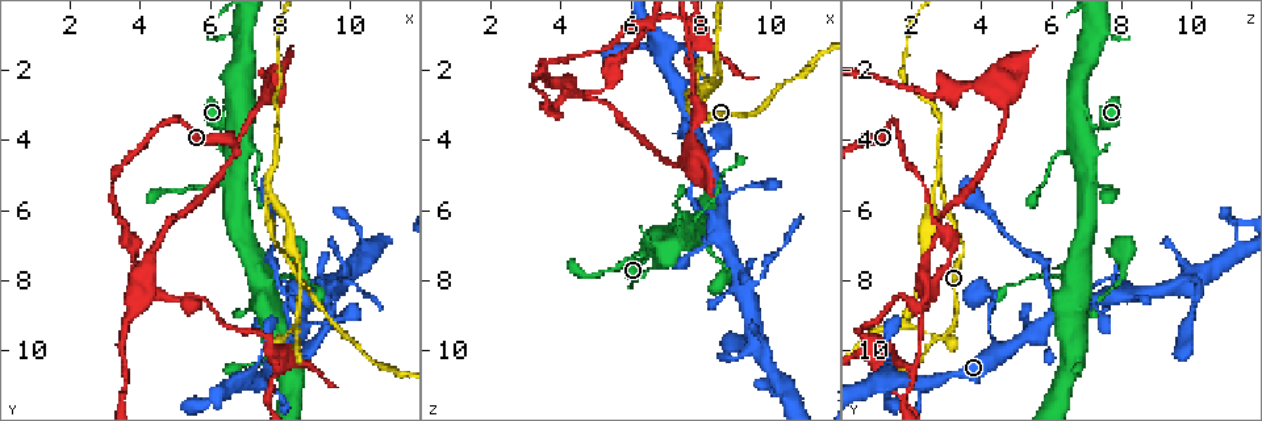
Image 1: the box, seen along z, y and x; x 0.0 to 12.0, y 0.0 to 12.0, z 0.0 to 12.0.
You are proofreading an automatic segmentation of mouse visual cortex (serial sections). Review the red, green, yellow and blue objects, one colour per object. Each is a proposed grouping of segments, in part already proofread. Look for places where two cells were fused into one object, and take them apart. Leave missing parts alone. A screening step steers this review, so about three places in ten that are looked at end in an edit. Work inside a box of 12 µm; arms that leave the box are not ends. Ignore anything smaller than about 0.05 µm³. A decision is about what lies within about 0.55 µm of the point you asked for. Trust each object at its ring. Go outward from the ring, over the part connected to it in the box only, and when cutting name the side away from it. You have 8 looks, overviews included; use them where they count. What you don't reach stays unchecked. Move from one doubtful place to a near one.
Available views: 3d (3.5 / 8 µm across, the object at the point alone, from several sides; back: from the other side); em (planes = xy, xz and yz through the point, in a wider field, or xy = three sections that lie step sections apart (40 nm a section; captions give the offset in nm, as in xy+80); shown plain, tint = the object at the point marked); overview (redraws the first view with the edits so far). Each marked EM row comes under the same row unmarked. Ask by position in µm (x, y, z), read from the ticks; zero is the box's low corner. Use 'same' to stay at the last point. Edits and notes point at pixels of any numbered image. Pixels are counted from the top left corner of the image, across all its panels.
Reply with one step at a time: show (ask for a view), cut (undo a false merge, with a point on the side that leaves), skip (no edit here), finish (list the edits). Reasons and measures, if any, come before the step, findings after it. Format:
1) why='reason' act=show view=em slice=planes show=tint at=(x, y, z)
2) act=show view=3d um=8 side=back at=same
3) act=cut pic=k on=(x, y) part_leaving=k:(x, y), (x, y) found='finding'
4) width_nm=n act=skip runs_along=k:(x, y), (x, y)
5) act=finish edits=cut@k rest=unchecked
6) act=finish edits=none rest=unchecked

why='calibre changes' act=show view=em slice=planes show=tint at=(6.6, 3.7, 7.0)

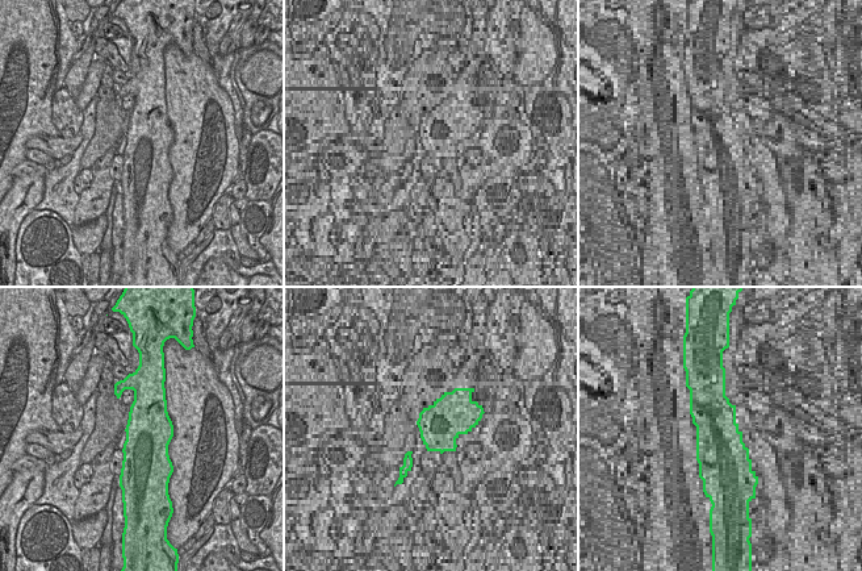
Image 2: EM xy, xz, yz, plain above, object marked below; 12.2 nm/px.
act=show view=3d um=3.5 at=same

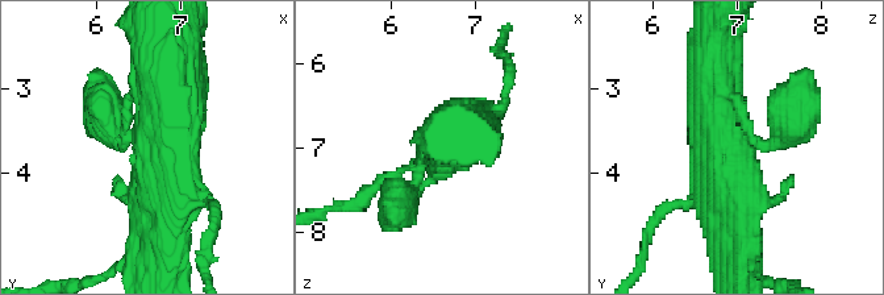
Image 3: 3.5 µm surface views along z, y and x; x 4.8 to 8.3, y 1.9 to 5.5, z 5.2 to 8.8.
act=skip runs_along=3:(785, 132), (732, 157), (741, 258) found='continuous, no second cell'

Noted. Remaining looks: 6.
why='abrupt turn' act=show view=3d um=8 at=(8.0, 8.9, 6.8)

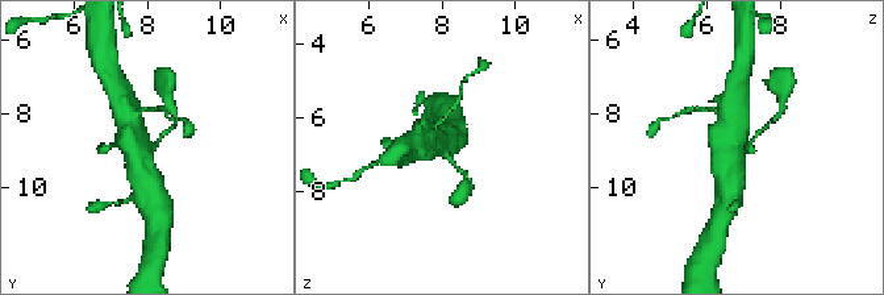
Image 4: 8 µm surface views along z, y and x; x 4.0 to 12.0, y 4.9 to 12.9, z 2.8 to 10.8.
act=show view=em slice=xy step=5 show=tint at=(8.0, 8.9, 6.8)

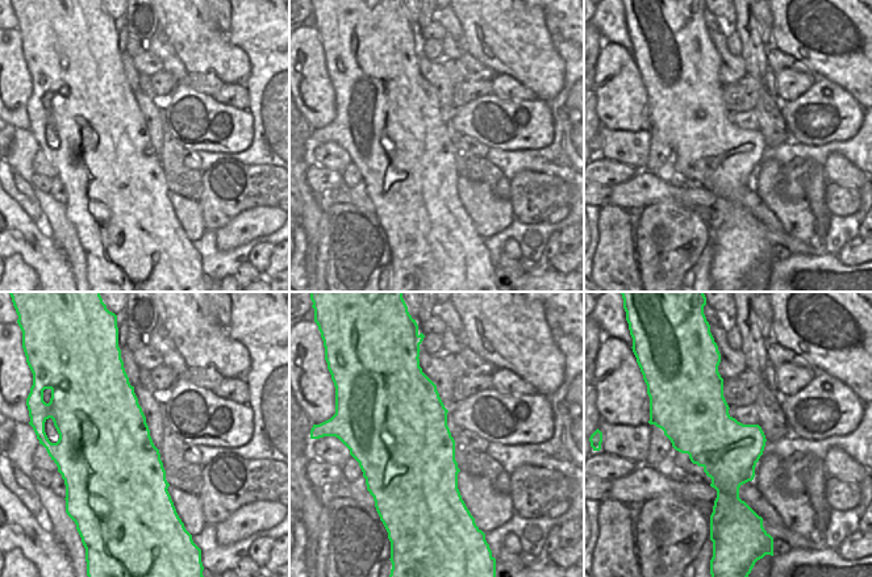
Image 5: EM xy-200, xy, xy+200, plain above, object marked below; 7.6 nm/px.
width_nm=750 act=skip runs_along=4:(121, 99), (144, 171) found='all the same cell'

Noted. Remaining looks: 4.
why='four-way junction' act=show view=em slice=xy step=1 show=tint at=(4.0, 8.0, 2.6)

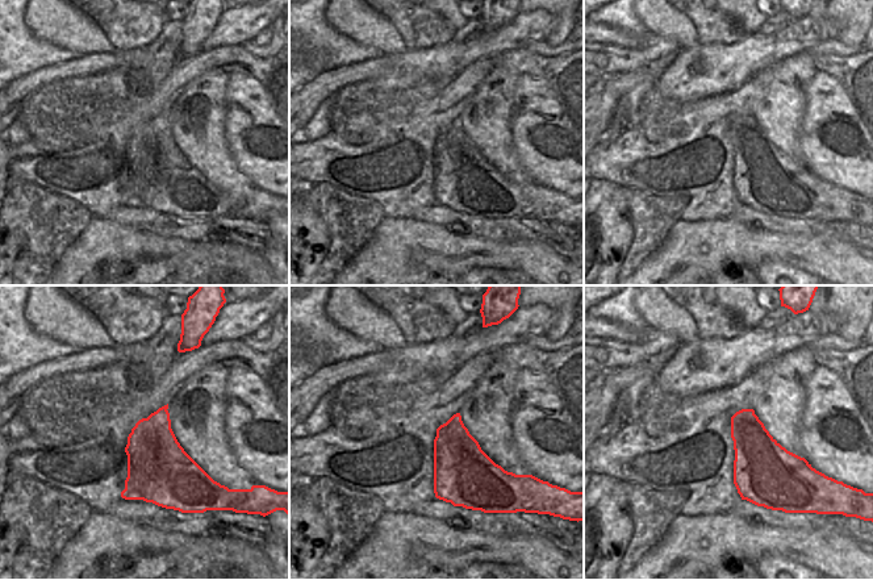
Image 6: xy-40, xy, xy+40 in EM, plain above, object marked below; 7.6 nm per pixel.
act=show view=3d um=3.5 at=same

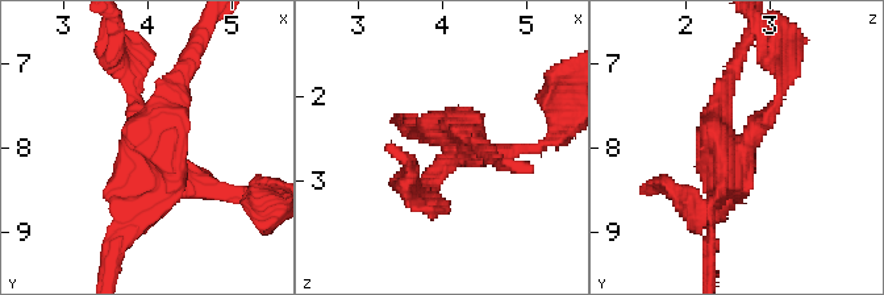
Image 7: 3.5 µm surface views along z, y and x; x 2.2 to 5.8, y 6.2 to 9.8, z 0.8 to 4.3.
act=skip runs_along=7:(426, 196), (450, 128), (471, 138) found='continuous, no second cell'

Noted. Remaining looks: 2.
act=finish edits=none rest=unchecked

